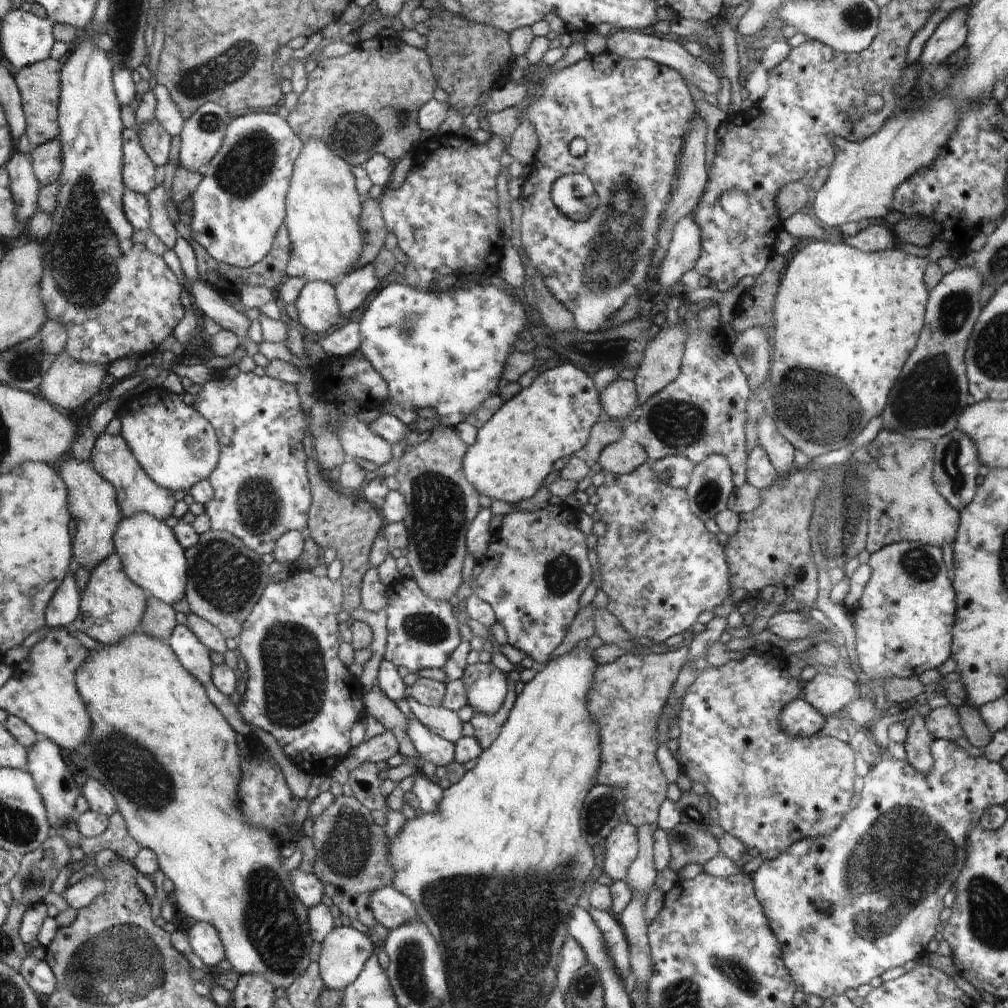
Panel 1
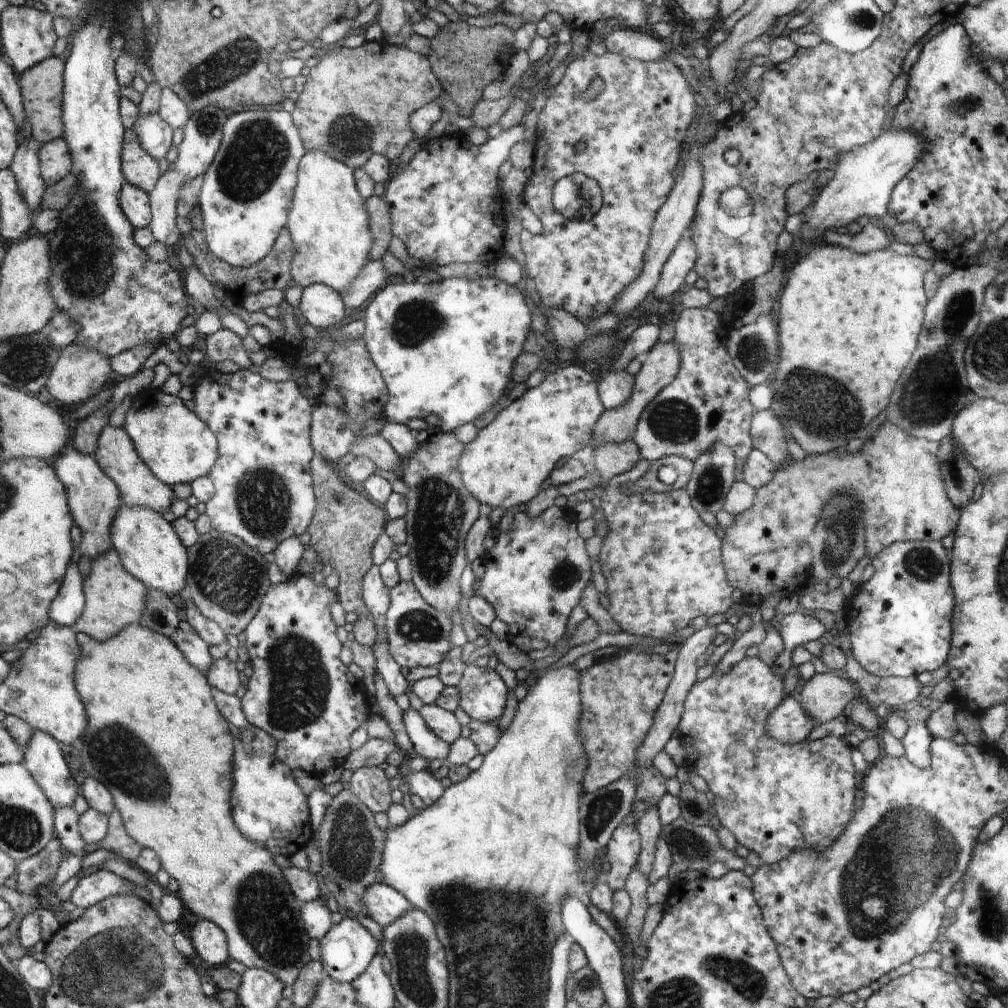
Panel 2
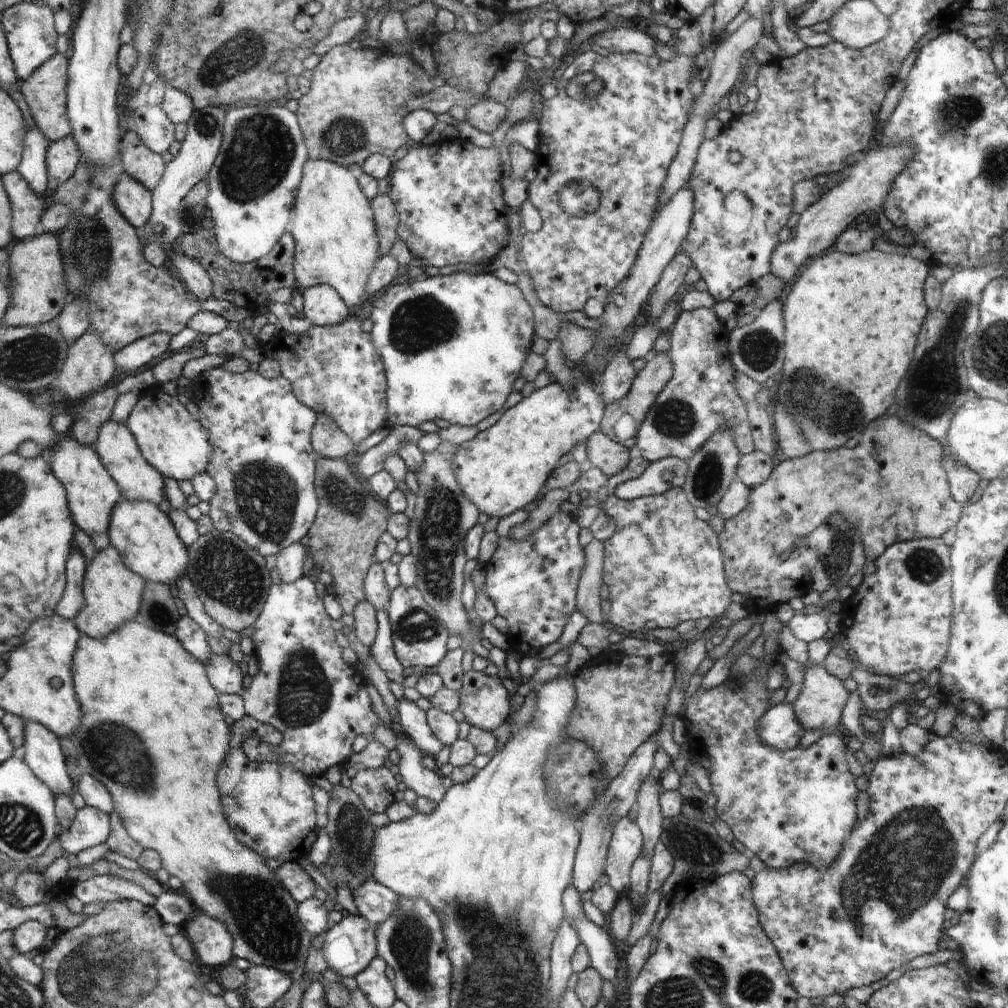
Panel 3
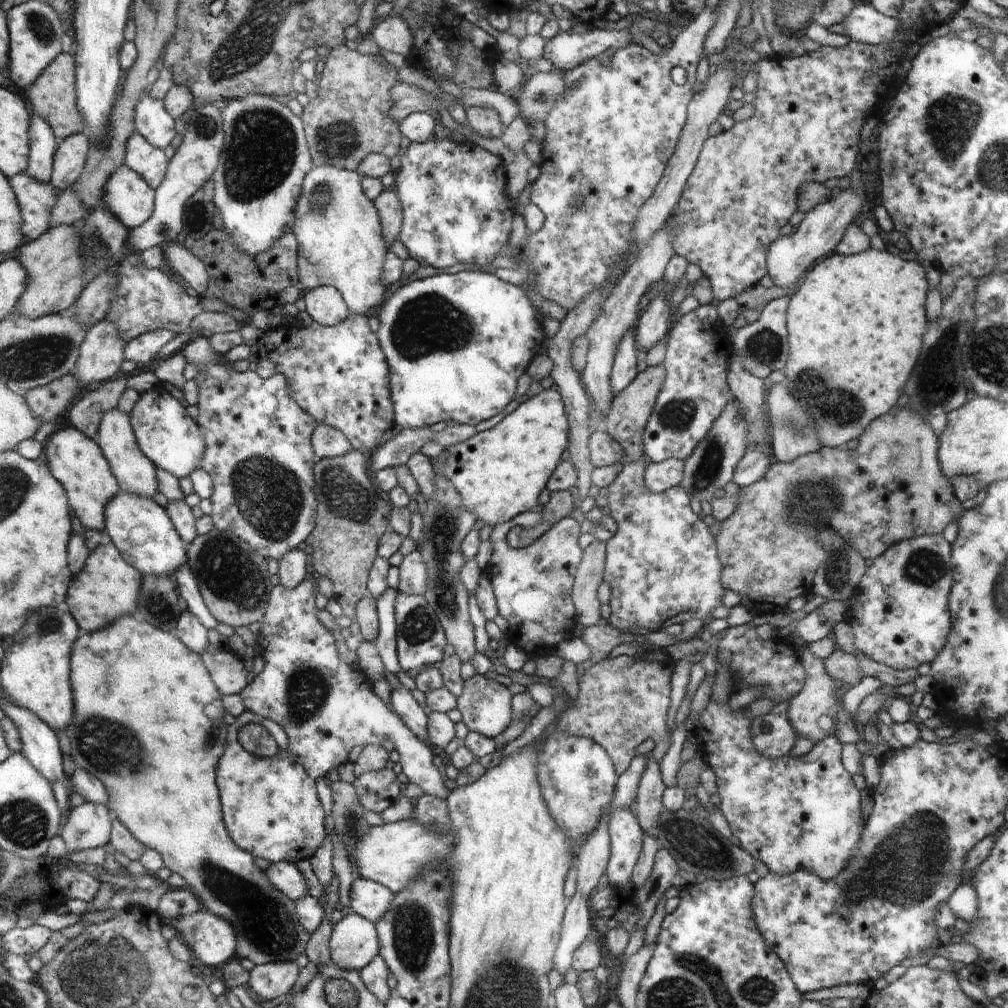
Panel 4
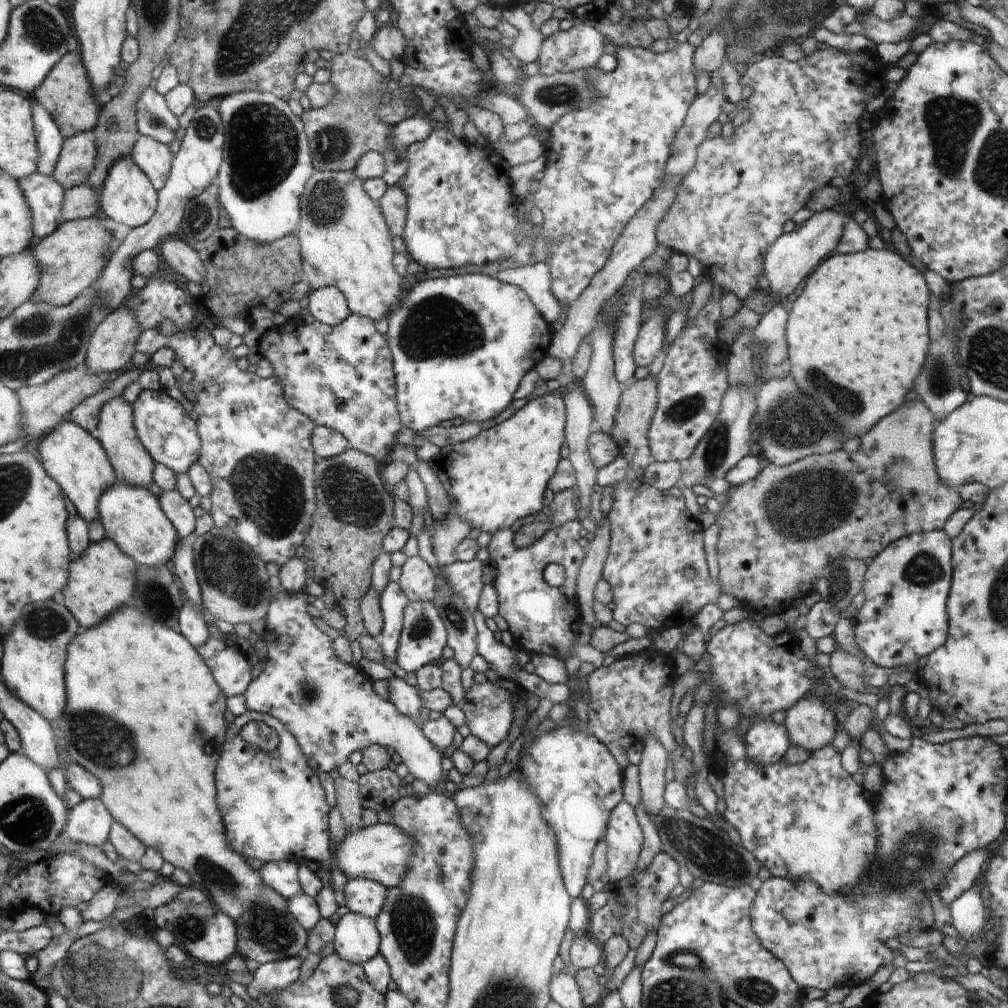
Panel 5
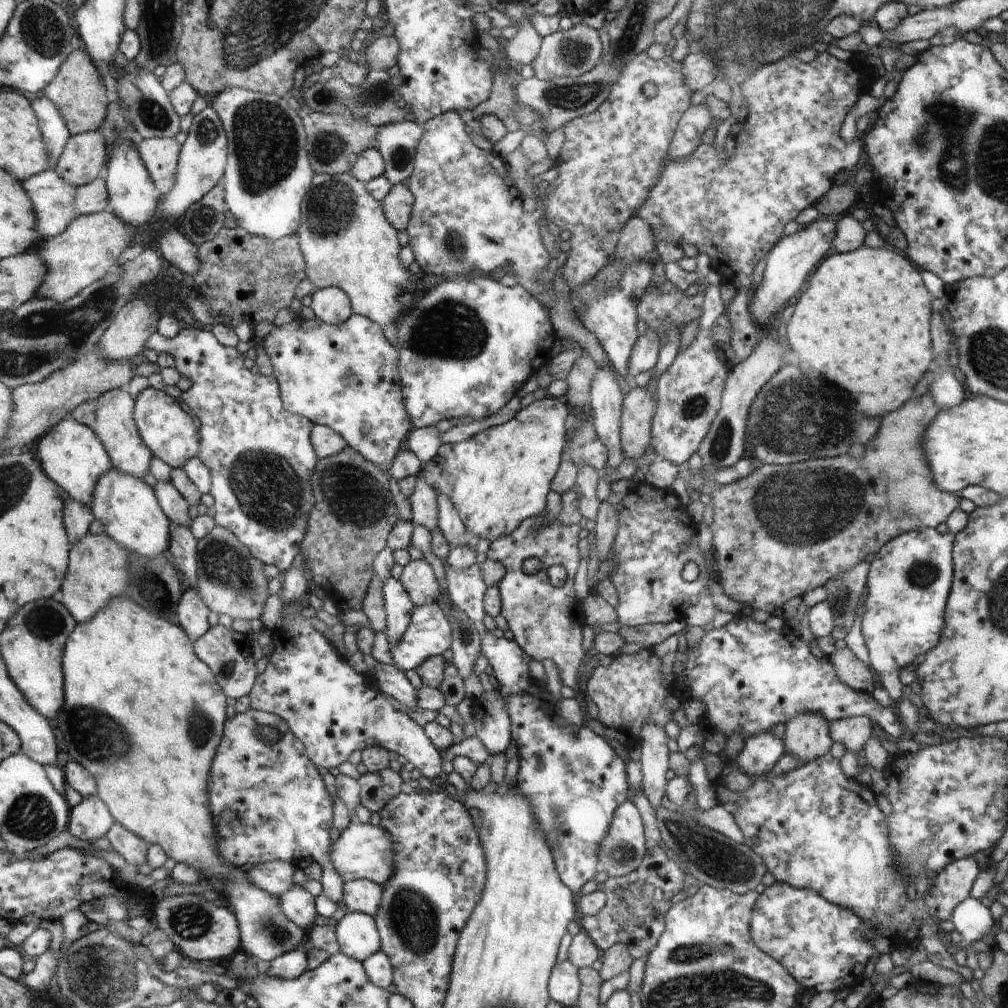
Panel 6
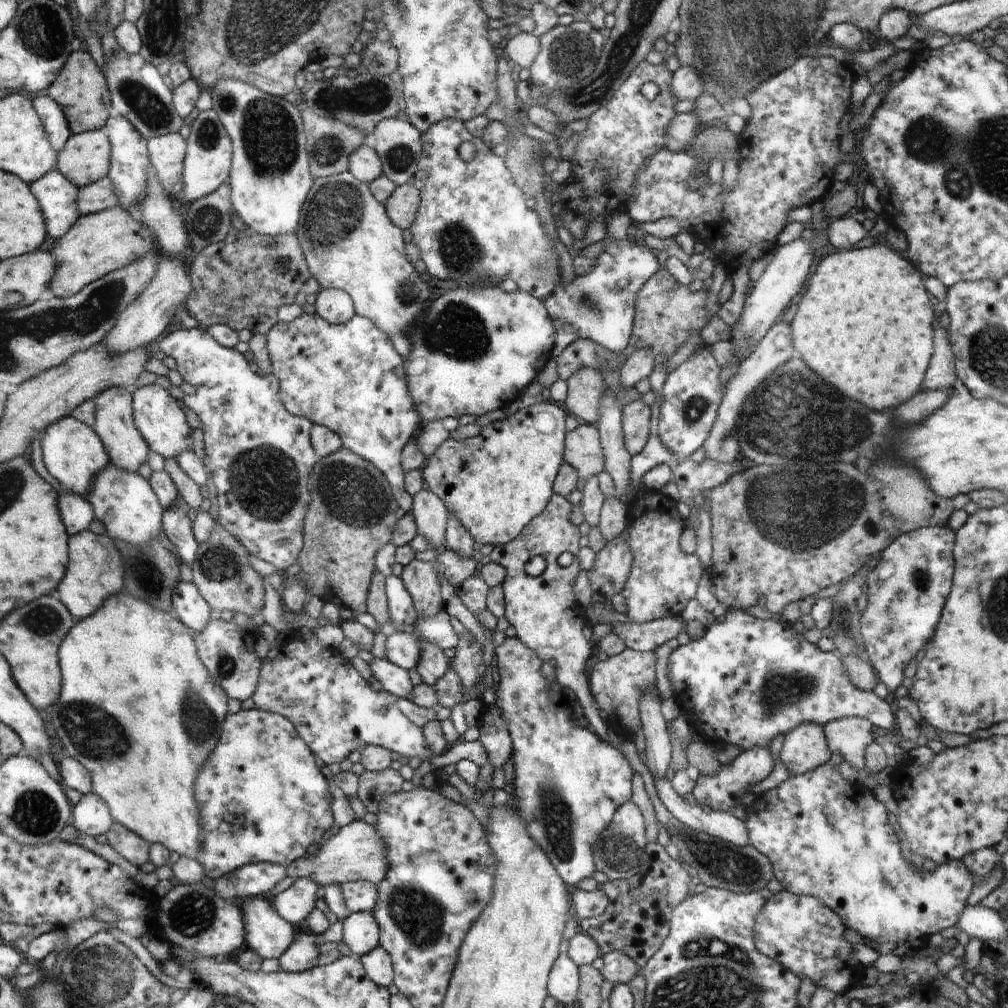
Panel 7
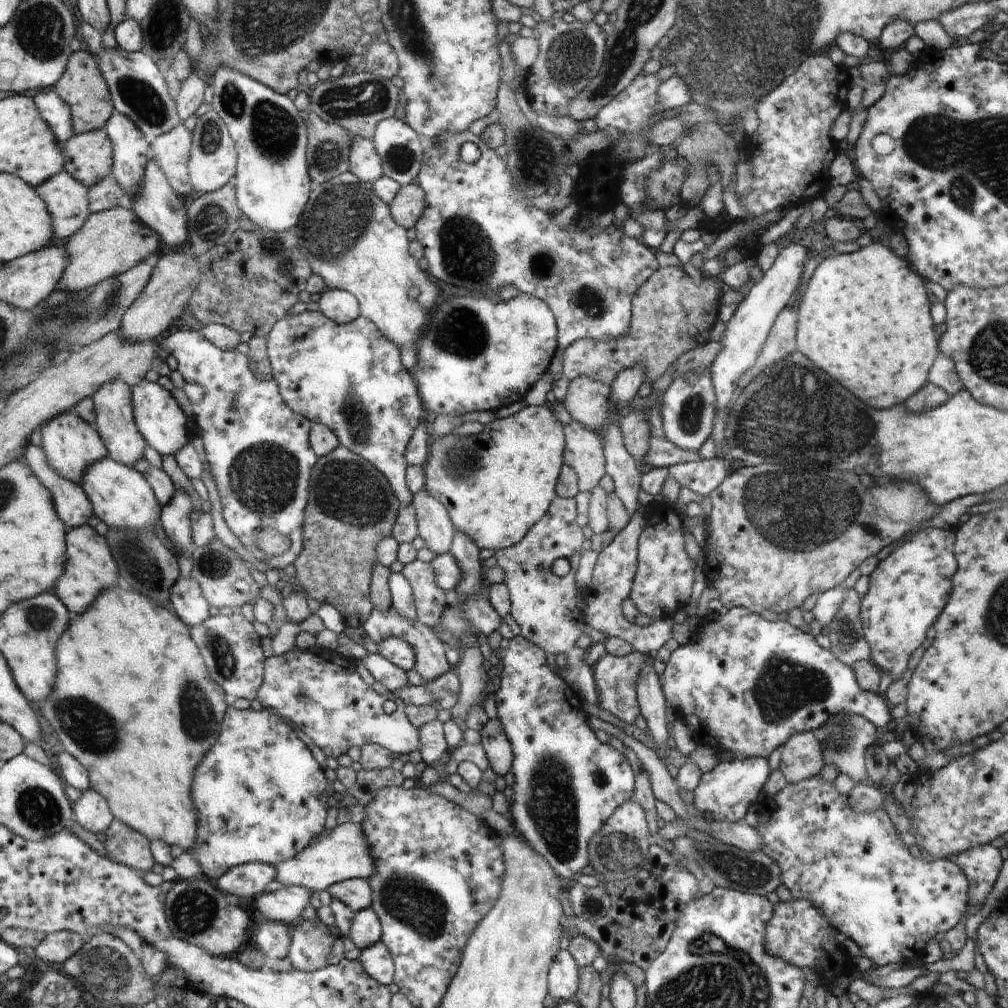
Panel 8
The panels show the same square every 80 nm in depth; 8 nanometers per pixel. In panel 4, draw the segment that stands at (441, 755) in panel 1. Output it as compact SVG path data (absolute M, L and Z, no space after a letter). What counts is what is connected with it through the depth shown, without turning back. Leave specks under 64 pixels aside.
M398 685L391 689L390 702L394 706L396 714L399 714L404 722L430 744L427 738L427 715L420 704L414 699L410 689Z

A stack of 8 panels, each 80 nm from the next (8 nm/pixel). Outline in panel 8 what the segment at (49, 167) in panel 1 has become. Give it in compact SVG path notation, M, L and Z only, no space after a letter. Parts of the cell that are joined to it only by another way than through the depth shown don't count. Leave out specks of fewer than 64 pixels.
M104 129L75 133L70 140L62 145L62 148L65 156L64 170L86 186L96 185L103 178L111 176L113 172L113 146Z

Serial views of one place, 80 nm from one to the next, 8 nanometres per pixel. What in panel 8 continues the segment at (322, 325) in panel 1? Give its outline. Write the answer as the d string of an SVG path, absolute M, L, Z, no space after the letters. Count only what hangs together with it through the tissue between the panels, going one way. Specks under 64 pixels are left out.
M326 288L319 300L319 311L341 325L361 315L359 299L342 289Z

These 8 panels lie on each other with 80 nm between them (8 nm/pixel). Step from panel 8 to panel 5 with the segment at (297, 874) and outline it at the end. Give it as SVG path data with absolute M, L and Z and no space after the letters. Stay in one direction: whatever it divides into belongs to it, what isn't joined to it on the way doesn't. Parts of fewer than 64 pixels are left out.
M376 823L367 827L350 831L337 848L337 866L348 879L368 879L383 884L387 889L399 885L402 878L406 876L408 862L414 854L415 840L408 836L396 825L390 823Z

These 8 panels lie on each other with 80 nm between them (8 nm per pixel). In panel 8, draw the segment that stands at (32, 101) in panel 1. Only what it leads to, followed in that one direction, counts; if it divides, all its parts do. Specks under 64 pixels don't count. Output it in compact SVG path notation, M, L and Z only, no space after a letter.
M82 49L72 53L66 72L60 77L54 90L68 106L72 106L72 118L76 118L76 133L87 133L103 129L114 113L114 100L111 98L110 88L99 69L98 62L93 59L92 53Z

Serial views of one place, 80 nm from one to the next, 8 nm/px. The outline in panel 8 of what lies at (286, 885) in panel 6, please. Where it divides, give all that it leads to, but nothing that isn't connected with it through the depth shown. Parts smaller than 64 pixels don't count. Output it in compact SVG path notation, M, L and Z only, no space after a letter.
M253 862L228 869L213 883L226 894L234 894L240 898L256 898L265 892L266 886L277 876L278 870L275 866Z

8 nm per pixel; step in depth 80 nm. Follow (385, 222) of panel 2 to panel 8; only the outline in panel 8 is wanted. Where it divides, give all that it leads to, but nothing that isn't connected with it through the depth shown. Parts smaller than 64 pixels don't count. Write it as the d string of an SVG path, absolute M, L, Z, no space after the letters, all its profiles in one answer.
M417 183L410 186L401 186L398 194L388 205L395 221L405 229L415 228L418 219L423 215L425 201L425 192Z

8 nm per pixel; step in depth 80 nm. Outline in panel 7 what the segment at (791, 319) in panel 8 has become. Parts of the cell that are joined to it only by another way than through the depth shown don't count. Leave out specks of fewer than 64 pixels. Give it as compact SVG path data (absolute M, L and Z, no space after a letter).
M784 319L782 322L777 322L774 328L752 349L748 358L739 364L736 374L733 374L730 380L726 382L724 400L719 406L718 418L714 428L711 429L710 436L703 444L706 459L714 459L721 463L733 463L741 458L740 446L738 438L736 438L740 412L742 412L748 396L766 380L768 375L771 375L779 366L791 358L795 349L792 331L791 321Z

